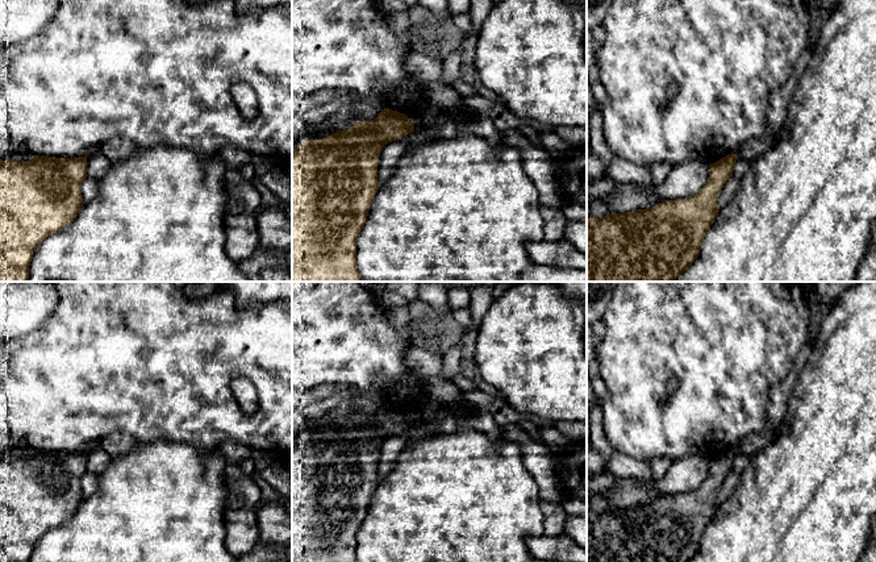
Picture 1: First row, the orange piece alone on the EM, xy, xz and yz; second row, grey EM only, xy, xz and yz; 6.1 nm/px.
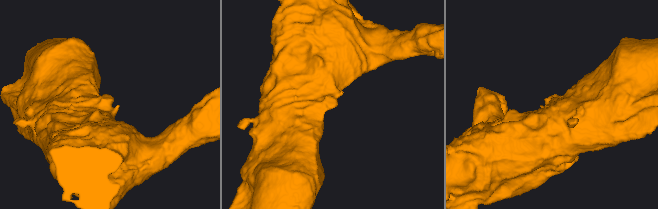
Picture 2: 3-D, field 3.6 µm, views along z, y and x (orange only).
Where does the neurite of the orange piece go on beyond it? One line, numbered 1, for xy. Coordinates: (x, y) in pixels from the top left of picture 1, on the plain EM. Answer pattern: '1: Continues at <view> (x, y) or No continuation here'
1: No continuation here

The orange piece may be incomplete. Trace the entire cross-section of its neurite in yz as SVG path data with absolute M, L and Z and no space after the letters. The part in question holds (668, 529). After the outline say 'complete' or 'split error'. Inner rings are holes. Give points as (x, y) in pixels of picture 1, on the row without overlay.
M731 447L710 458L708 476L693 491L666 495L647 504L587 513L587 562L689 562L719 507L717 494L733 471L737 454Z; complete

